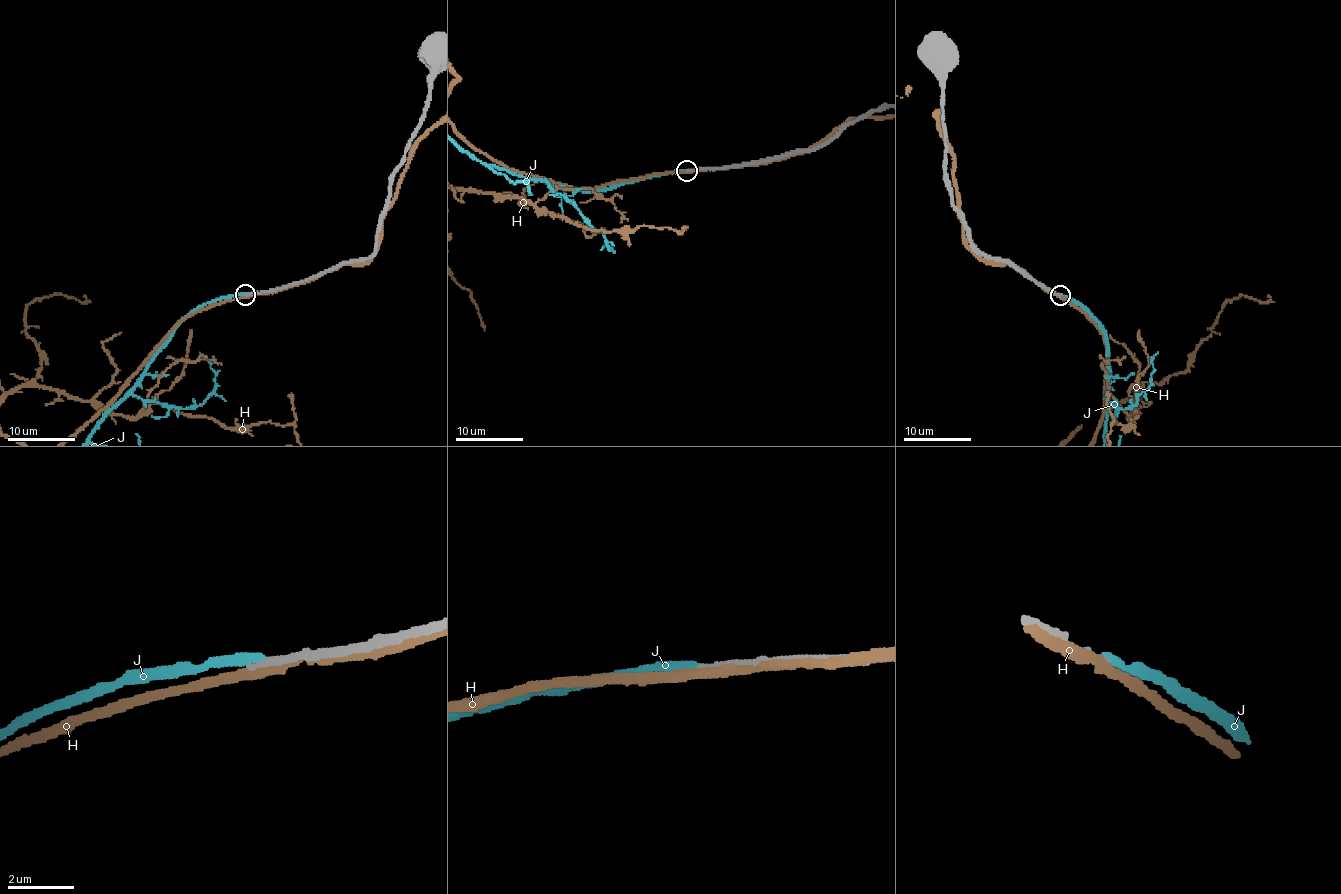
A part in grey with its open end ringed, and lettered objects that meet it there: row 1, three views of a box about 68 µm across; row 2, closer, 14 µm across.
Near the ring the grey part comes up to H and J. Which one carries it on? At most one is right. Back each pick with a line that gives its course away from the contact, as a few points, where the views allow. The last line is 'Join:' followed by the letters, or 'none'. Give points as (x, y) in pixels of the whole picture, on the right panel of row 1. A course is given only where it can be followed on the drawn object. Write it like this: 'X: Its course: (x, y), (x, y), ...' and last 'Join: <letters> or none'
Join: none

